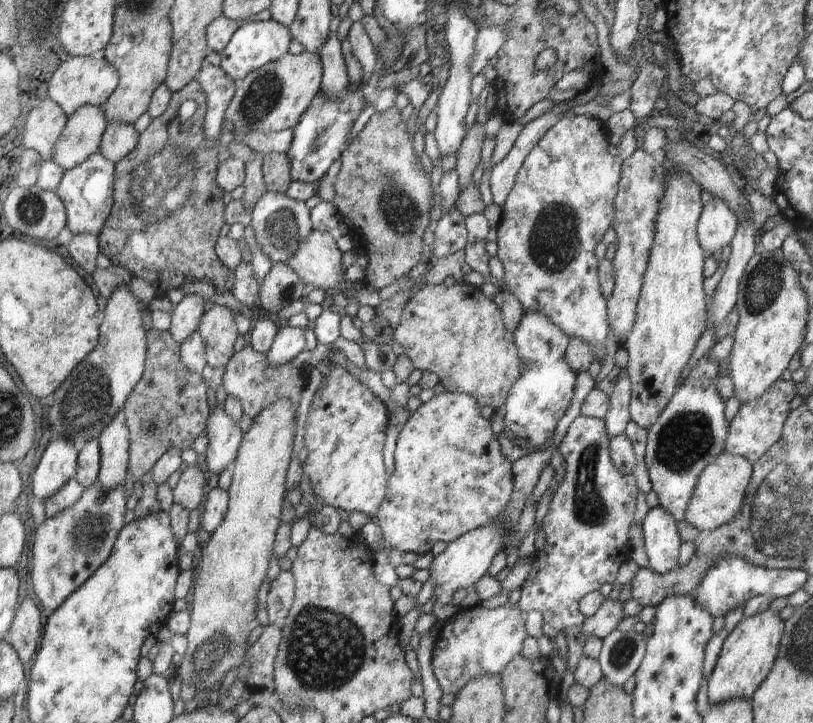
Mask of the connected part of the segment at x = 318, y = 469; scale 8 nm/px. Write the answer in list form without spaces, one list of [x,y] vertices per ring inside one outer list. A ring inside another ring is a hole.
[[[331,362],[329,368],[326,385],[318,387],[308,410],[304,426],[308,456],[301,468],[314,494],[326,505],[344,508],[350,513],[363,512],[375,519],[389,479],[383,459],[389,410],[380,397],[346,368]]]

